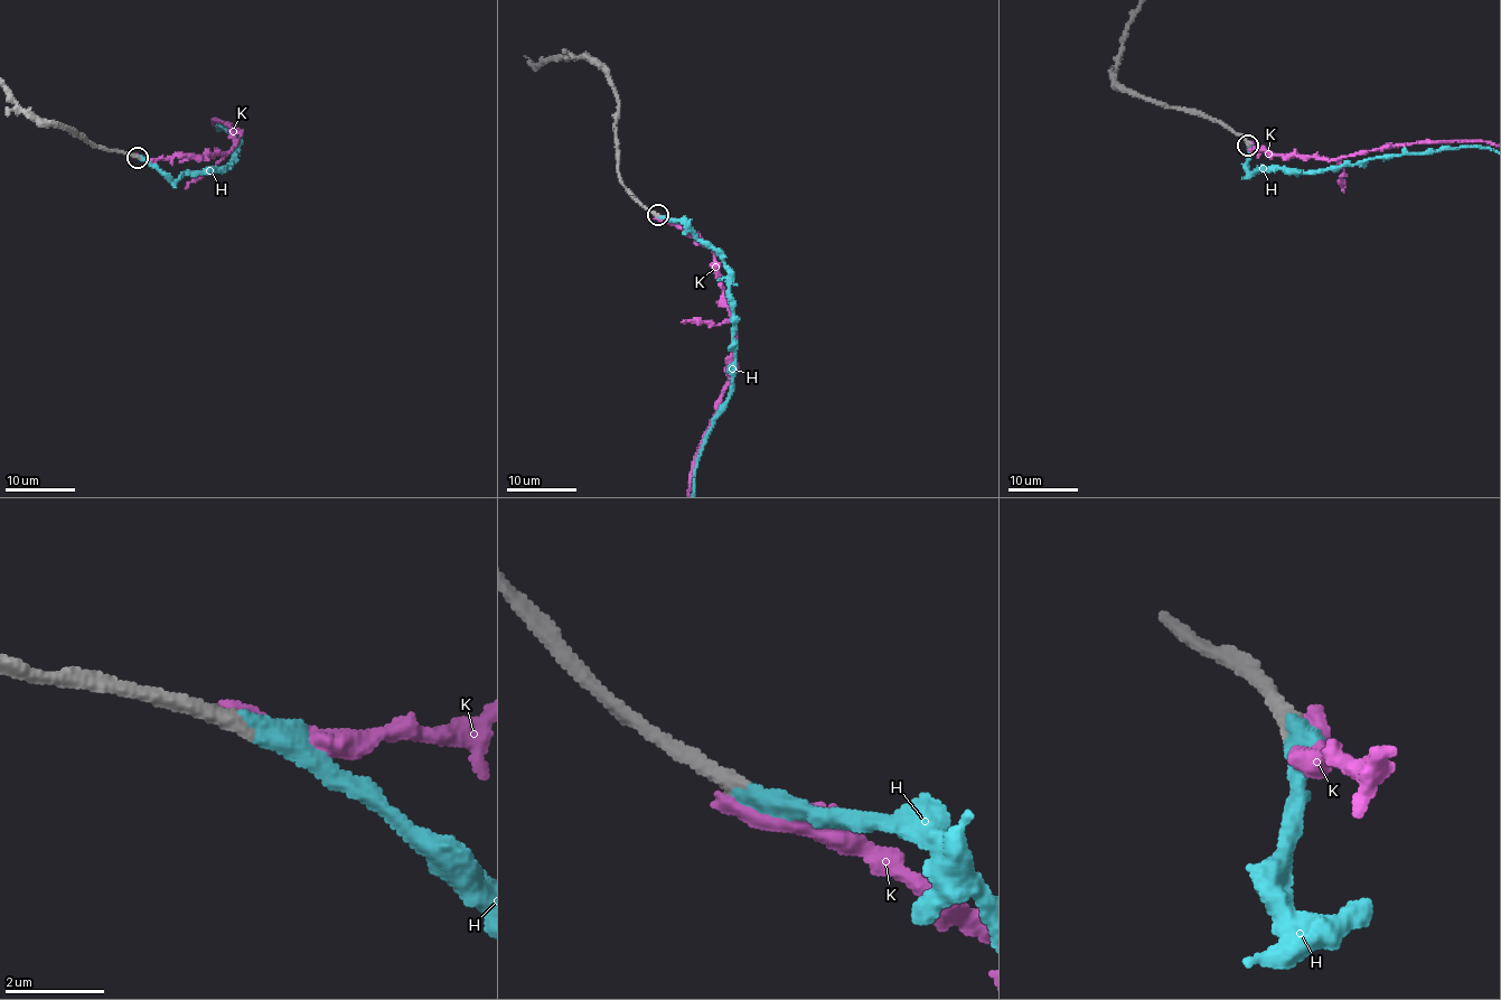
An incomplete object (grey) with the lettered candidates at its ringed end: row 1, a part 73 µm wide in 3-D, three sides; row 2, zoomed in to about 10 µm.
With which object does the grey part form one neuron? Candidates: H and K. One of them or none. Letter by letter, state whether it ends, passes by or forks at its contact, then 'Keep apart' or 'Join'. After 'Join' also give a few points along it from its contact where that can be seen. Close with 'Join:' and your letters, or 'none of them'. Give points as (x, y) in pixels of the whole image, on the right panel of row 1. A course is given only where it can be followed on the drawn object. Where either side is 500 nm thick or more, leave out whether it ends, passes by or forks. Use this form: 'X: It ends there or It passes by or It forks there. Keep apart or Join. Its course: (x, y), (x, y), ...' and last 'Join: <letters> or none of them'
H: It ends there. Join
K: It ends there. Keep apart
Join: H

